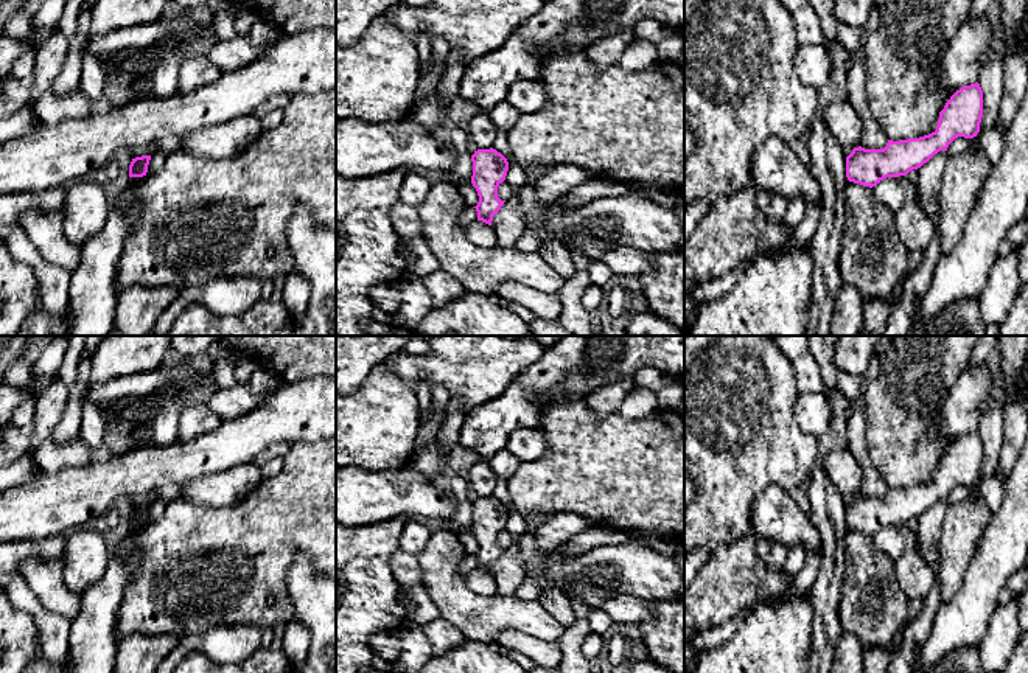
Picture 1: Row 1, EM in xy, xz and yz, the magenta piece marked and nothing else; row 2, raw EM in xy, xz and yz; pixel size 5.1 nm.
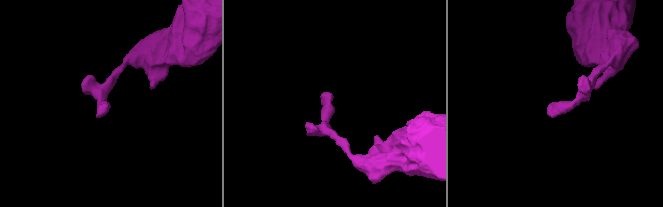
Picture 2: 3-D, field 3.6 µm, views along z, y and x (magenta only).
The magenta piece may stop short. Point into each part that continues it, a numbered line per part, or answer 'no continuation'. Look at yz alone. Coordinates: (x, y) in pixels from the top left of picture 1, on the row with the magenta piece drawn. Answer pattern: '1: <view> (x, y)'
no continuation

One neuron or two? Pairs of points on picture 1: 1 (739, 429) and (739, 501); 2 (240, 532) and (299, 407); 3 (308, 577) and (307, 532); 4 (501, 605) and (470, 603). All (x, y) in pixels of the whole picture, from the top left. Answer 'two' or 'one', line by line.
1: one
2: two
3: two
4: one

